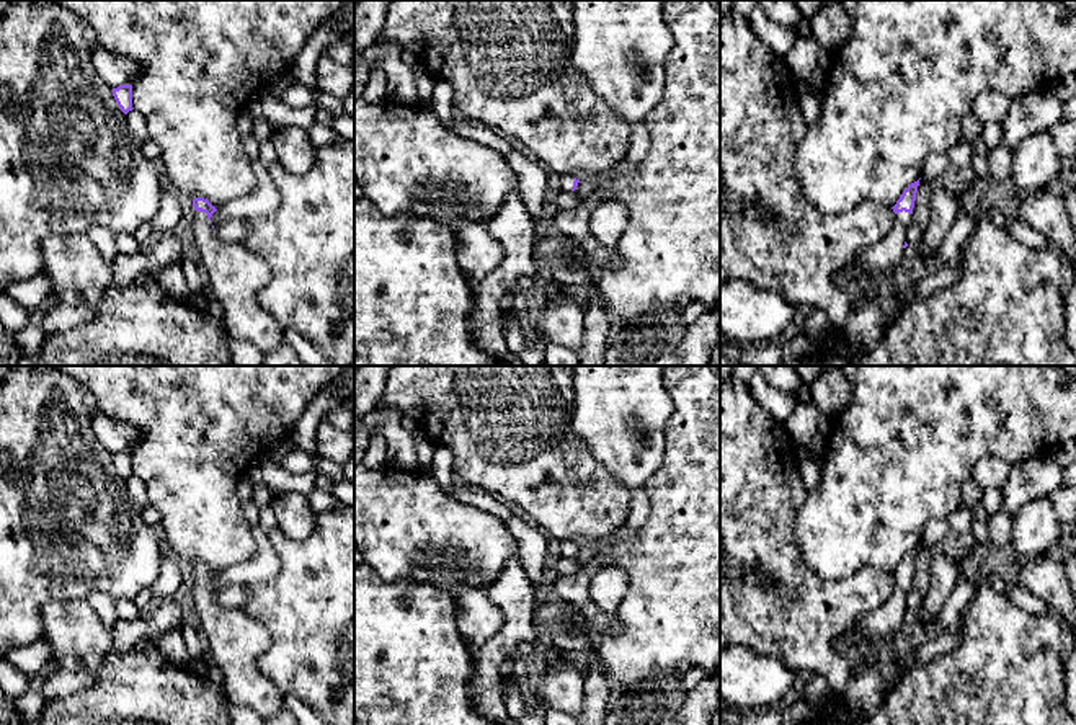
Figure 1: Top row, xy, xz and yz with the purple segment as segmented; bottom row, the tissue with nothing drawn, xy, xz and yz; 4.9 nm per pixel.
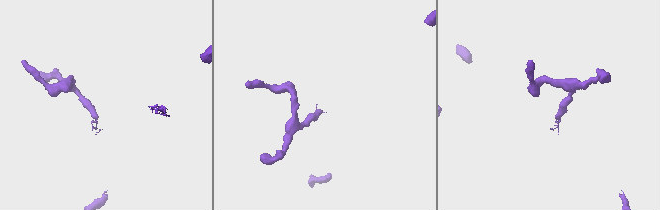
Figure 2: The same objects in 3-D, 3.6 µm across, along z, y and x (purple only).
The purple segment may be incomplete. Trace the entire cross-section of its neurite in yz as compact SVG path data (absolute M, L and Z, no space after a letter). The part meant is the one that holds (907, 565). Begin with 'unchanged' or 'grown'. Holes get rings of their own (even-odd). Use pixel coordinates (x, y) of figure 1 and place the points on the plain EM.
grown | M919 545L911 549L896 570L895 593L888 601L870 614L859 617L839 638L841 645L852 653L852 660L878 645L898 645L898 640L906 634L903 617L906 609L906 593L911 588L911 580L916 567Z

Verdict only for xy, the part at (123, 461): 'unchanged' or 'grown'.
unchanged

